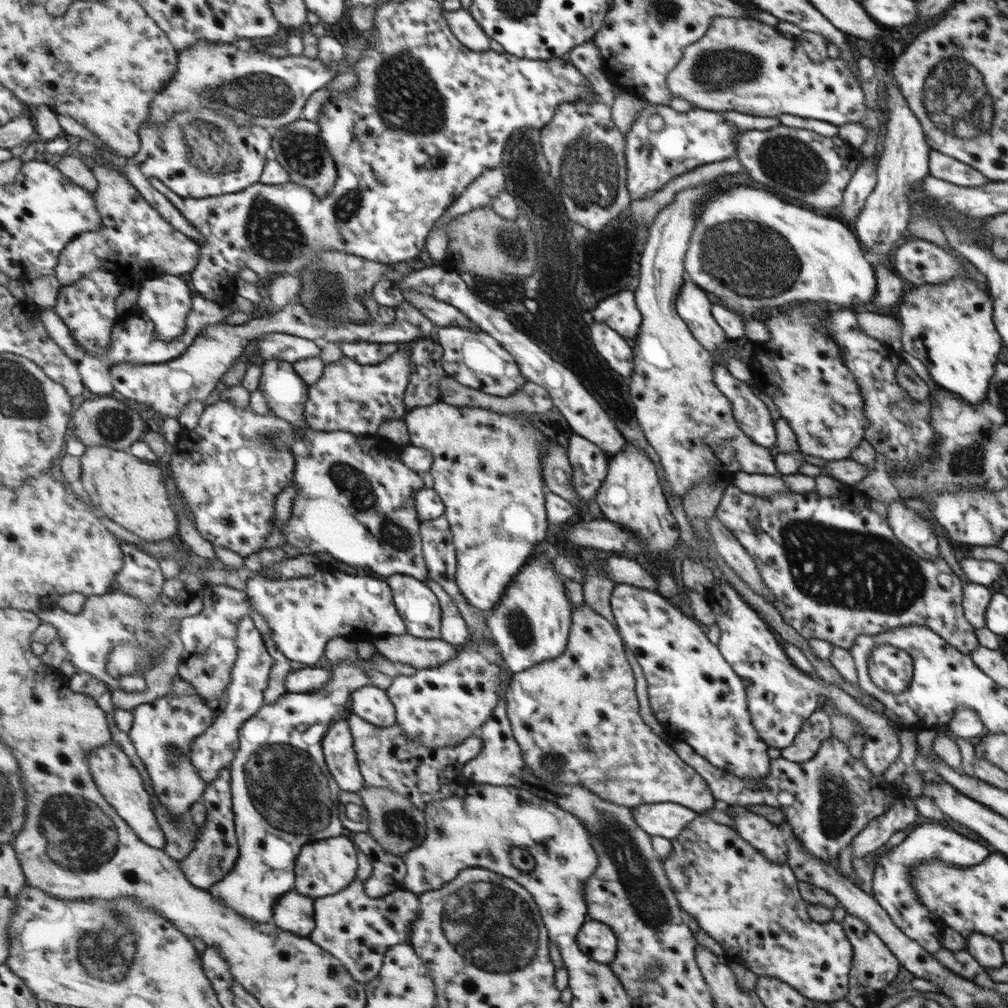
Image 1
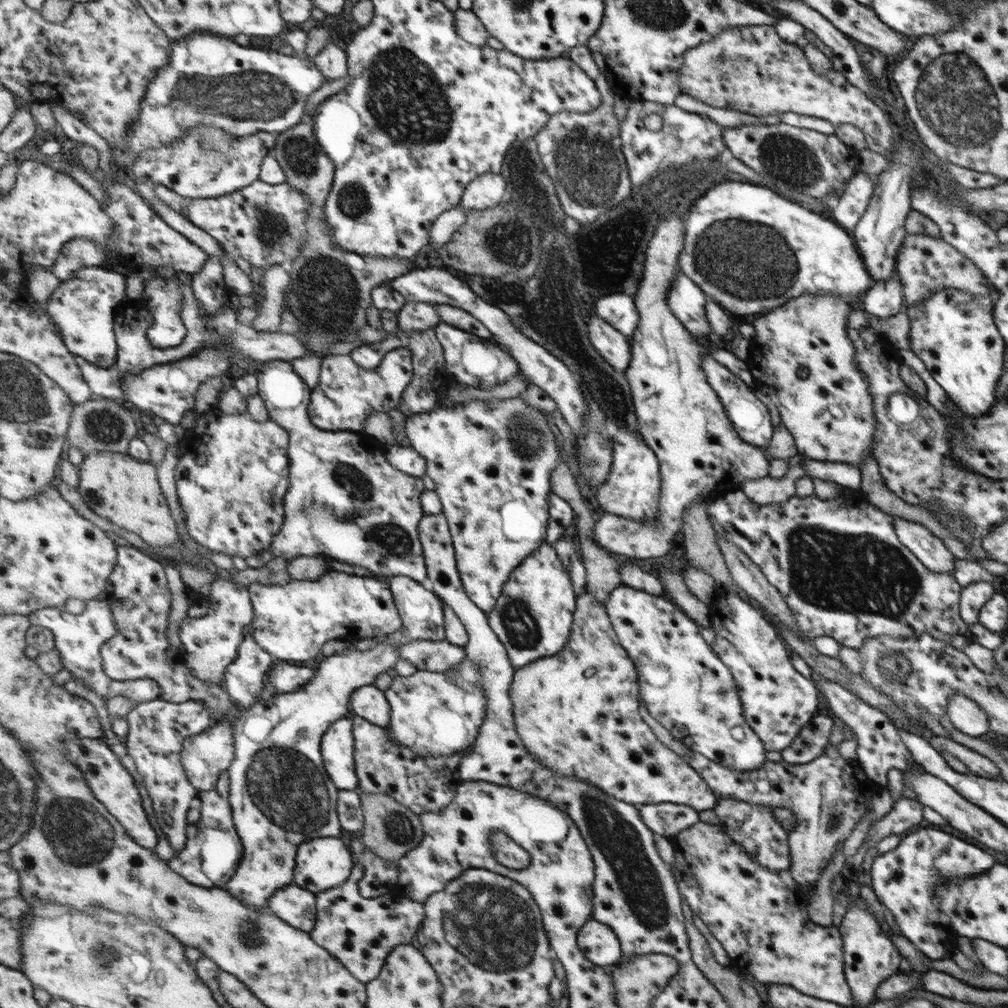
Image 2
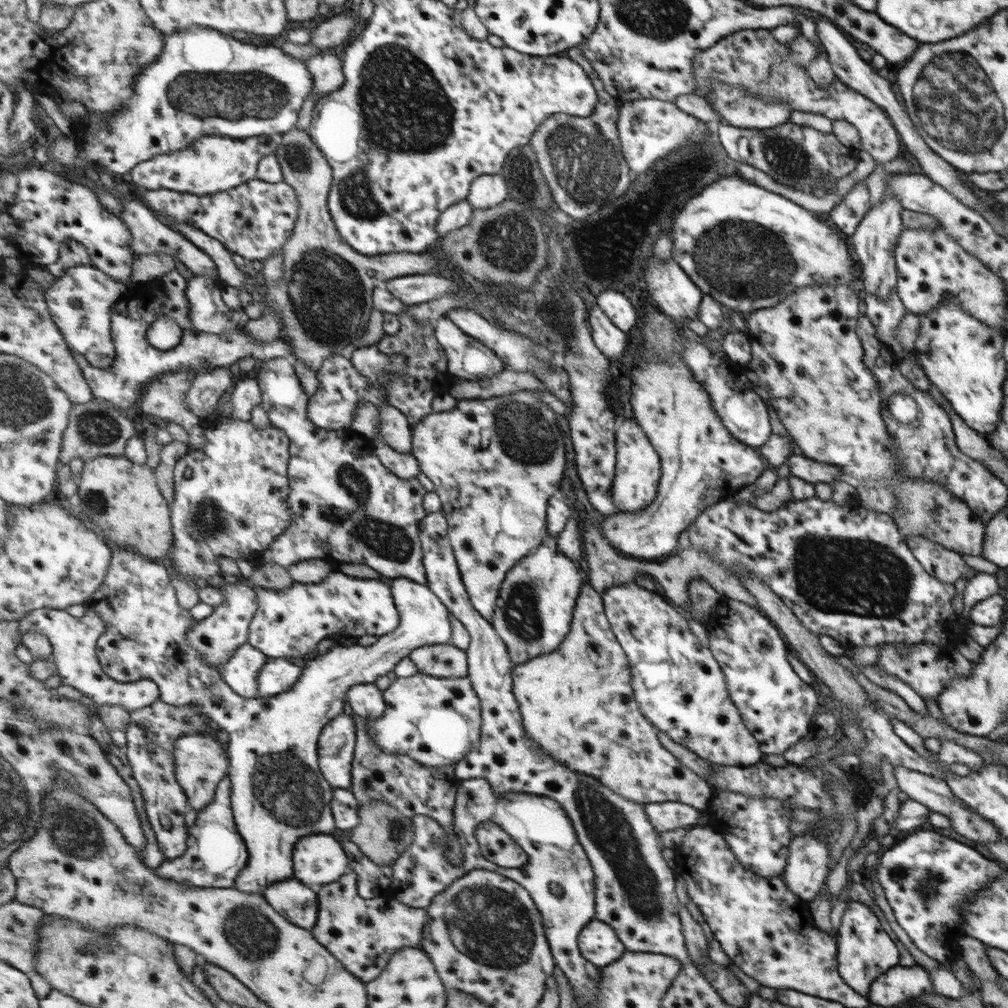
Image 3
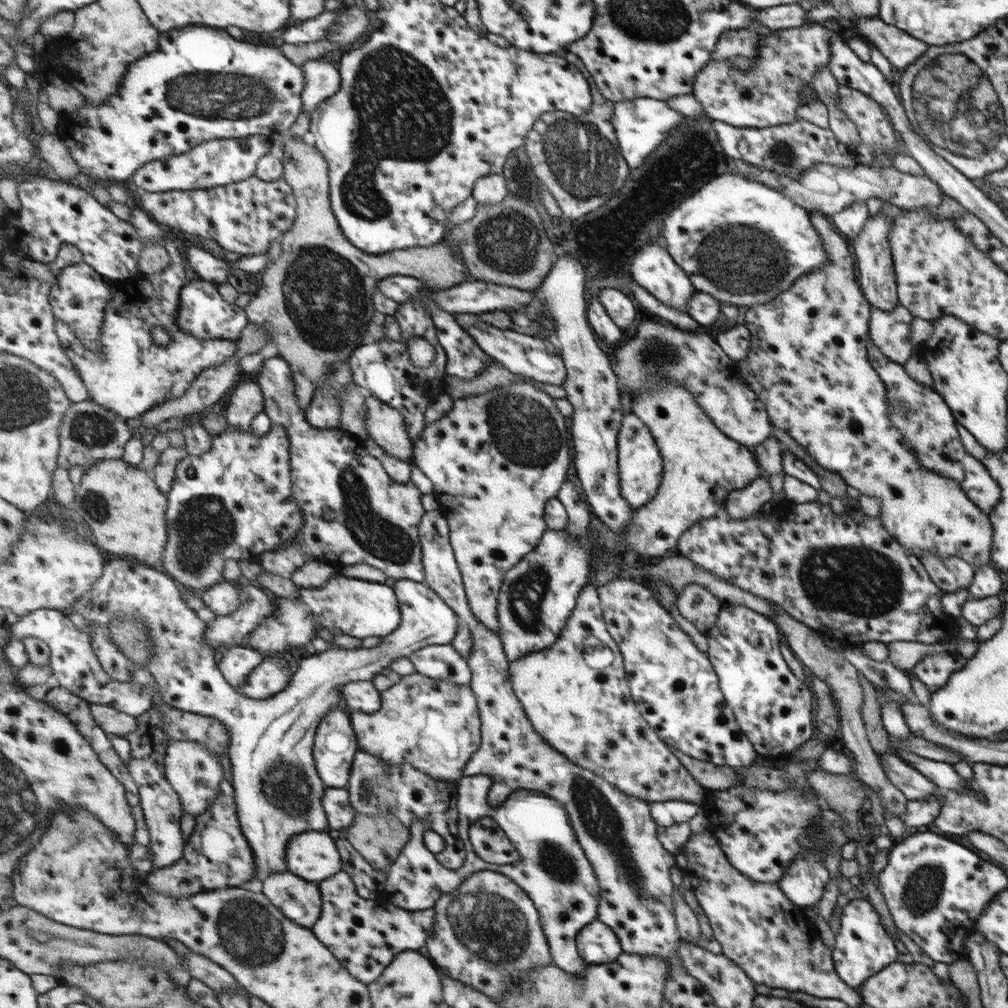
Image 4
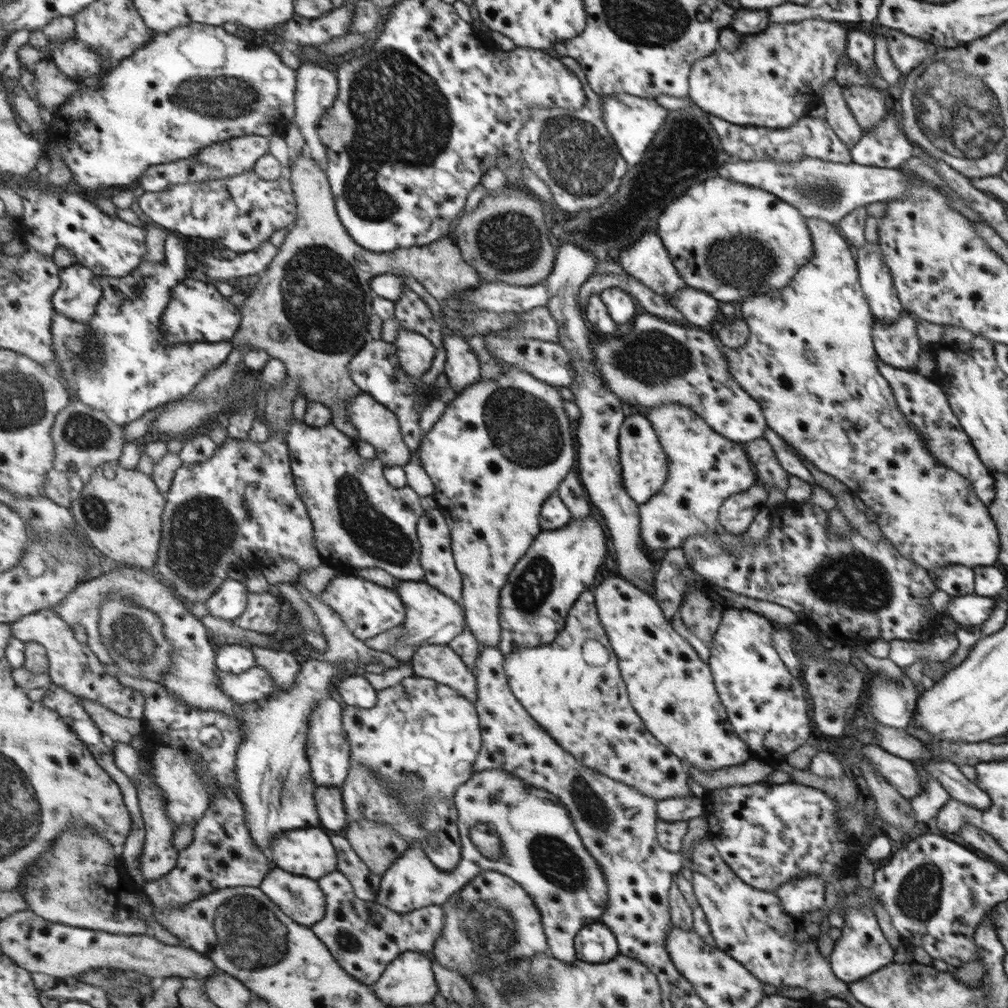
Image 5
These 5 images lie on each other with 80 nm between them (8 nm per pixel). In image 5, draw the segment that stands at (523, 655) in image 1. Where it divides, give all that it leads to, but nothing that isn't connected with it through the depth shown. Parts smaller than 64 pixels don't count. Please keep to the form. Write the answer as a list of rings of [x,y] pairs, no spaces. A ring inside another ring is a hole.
[[[590,515],[582,520],[570,520],[558,530],[543,531],[537,537],[528,554],[516,564],[500,598],[502,639],[499,648],[505,655],[515,652],[518,648],[537,648],[553,642],[555,635],[563,628],[568,610],[577,600],[579,593],[591,586],[593,576],[603,562],[607,541],[601,526]]]

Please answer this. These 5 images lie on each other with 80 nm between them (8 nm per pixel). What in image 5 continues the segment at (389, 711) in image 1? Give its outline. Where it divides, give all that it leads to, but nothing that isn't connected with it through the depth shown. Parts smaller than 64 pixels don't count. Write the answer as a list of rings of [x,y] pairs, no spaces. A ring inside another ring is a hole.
[[[363,675],[345,677],[336,688],[343,702],[349,706],[371,709],[378,703],[378,691]]]

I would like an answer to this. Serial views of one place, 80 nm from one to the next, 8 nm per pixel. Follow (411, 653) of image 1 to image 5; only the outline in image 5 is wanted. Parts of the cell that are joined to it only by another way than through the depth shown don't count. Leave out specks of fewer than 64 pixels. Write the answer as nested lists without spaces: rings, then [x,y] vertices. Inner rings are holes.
[[[423,645],[415,651],[410,664],[414,674],[447,684],[476,704],[476,674],[449,645]]]

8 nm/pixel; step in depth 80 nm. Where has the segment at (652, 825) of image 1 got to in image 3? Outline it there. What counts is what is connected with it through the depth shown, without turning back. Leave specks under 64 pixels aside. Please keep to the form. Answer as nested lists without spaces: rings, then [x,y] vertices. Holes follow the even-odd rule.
[[[671,801],[644,804],[643,807],[657,832],[695,826],[699,812],[688,804]]]

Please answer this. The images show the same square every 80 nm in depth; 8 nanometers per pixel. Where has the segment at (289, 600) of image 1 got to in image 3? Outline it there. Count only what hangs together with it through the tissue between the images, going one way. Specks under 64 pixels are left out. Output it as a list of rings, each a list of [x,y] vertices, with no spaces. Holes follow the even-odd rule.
[[[333,572],[323,582],[303,584],[293,581],[283,590],[254,586],[258,611],[250,624],[248,642],[273,658],[303,658],[316,652],[325,639],[344,637],[356,641],[362,636],[379,638],[400,625],[392,588],[381,580],[353,578]]]

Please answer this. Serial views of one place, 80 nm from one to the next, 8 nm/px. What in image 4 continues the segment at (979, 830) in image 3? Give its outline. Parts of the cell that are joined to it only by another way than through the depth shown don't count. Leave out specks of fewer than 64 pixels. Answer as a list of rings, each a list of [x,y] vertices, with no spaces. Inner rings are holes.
[[[886,752],[882,756],[881,764],[887,780],[909,800],[930,800],[936,798],[942,791],[924,774],[917,772],[912,765],[901,760],[893,752]]]

